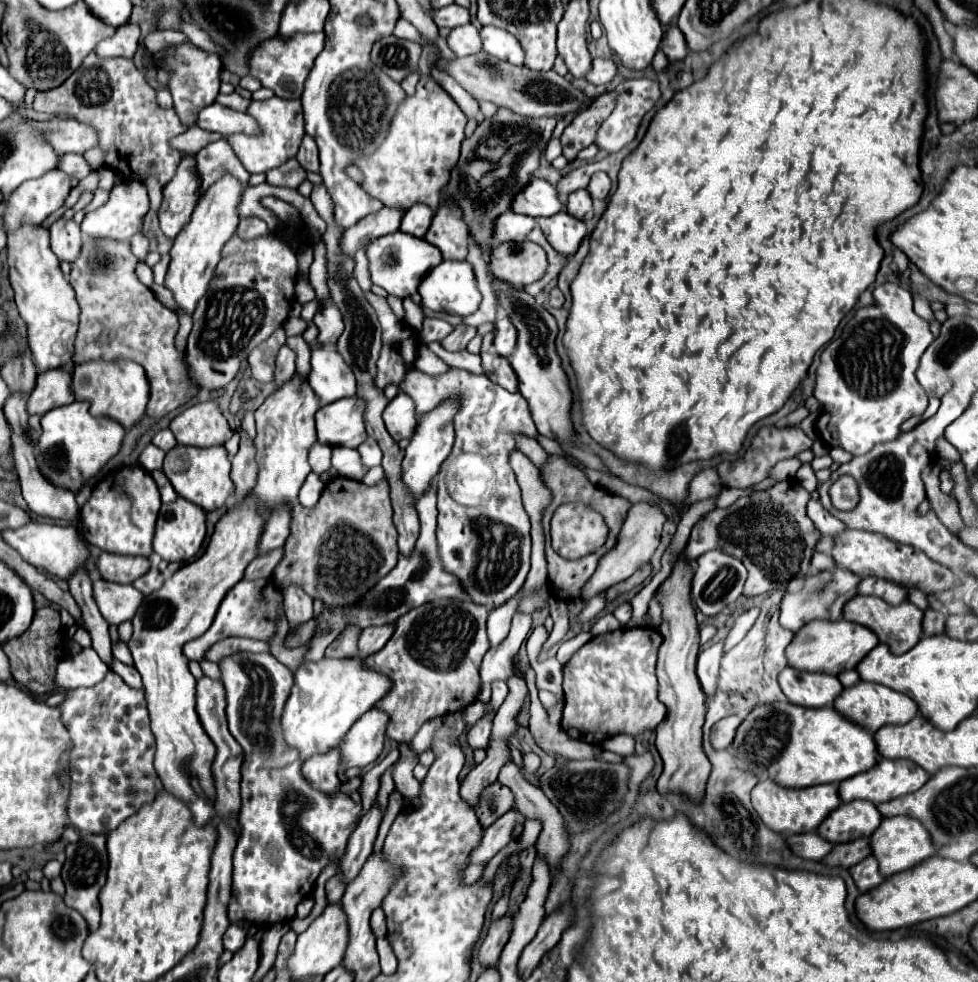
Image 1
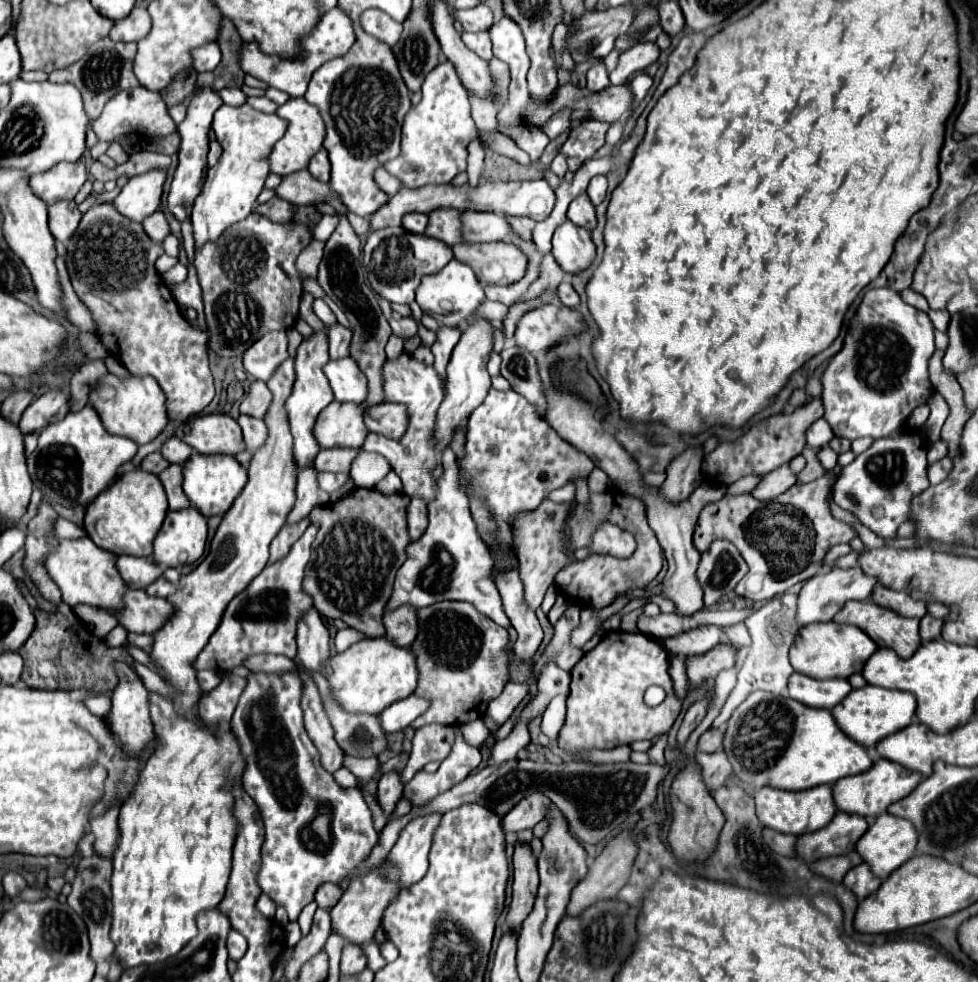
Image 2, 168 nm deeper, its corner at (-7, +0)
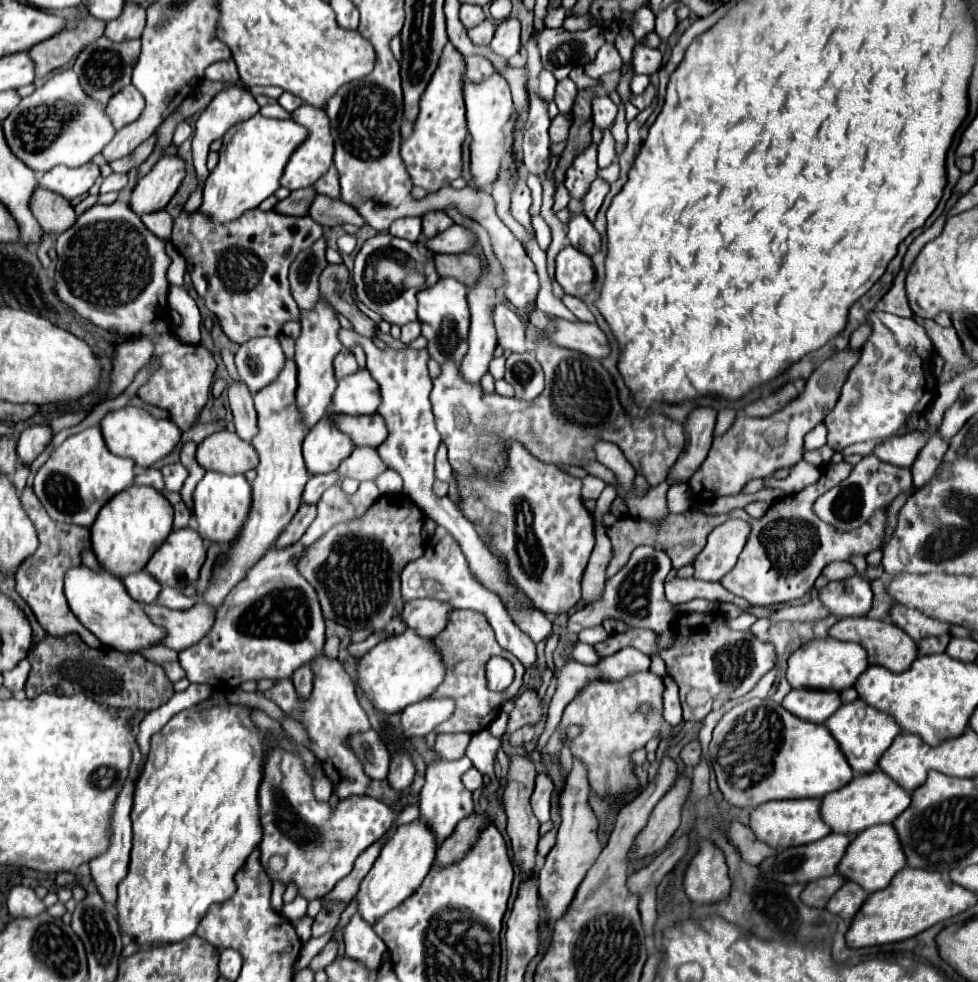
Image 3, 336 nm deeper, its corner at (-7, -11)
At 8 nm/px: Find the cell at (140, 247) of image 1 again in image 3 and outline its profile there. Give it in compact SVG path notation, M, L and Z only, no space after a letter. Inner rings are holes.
M158 210L154 214L144 214L142 216L144 226L156 234L158 238L162 238L164 242L170 242L170 232L172 232L172 216L166 210Z

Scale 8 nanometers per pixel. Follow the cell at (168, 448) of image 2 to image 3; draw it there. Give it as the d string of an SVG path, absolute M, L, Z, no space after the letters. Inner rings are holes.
M180 462L164 466L162 474L164 474L164 484L166 484L164 490L168 490L168 492L180 492L184 480L188 478L188 470Z

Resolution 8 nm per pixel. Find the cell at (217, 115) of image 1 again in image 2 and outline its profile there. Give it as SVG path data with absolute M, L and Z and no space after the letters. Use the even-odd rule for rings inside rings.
M222 105L214 113L212 129L224 151L222 159L212 169L208 169L202 193L196 197L192 209L190 221L196 249L200 249L208 241L216 241L230 225L246 219L252 213L252 209L256 207L256 197L260 195L268 175L266 155L270 153L270 147L284 135L286 121L278 119L276 115L260 113L250 105Z

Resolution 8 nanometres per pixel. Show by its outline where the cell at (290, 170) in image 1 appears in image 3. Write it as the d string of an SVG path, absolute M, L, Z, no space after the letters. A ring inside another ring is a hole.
M318 194L318 198L312 202L310 206L310 216L320 222L322 226L342 226L346 222L356 224L356 226L364 226L366 220L358 214L358 210L354 210L354 206L342 202L342 200L332 200L326 198L322 194Z

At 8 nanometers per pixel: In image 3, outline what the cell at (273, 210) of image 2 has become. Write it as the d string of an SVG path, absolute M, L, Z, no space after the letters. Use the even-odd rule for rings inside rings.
M314 186L302 188L302 190L294 190L288 198L280 200L274 210L282 212L282 214L290 214L290 216L306 216L314 198L316 198Z

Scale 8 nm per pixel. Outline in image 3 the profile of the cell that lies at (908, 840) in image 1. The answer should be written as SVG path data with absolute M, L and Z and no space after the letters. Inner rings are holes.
M886 824L886 826L872 826L870 830L864 830L862 834L856 834L852 838L852 842L848 844L840 864L838 864L838 874L850 882L856 882L860 888L864 888L868 894L882 890L890 884L890 878L894 878L894 874L898 870L902 870L906 866L906 858L902 854L902 846L898 842L898 836L894 834L894 826Z

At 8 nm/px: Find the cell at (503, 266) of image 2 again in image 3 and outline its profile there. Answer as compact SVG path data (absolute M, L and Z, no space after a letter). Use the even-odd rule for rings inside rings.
M470 252L436 254L434 268L440 278L454 278L470 288L478 280L478 274L482 270L482 262L478 256L474 256Z

